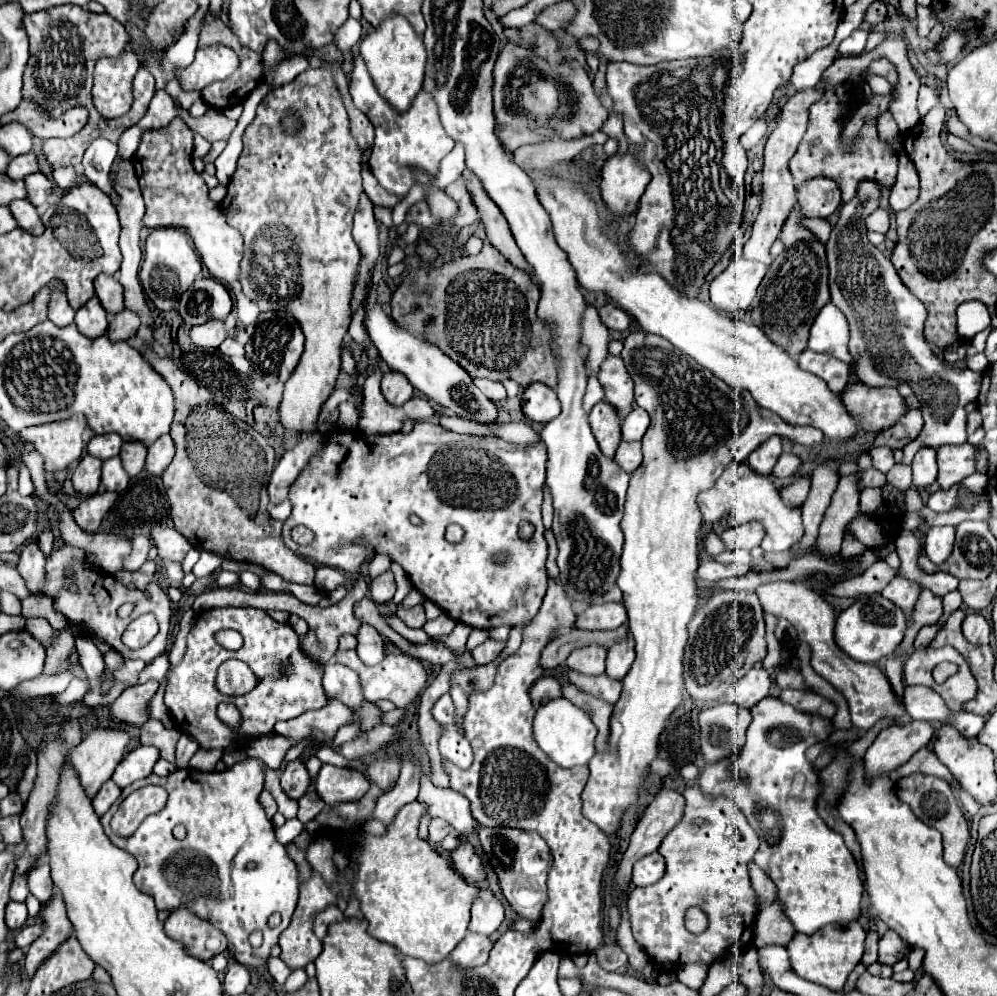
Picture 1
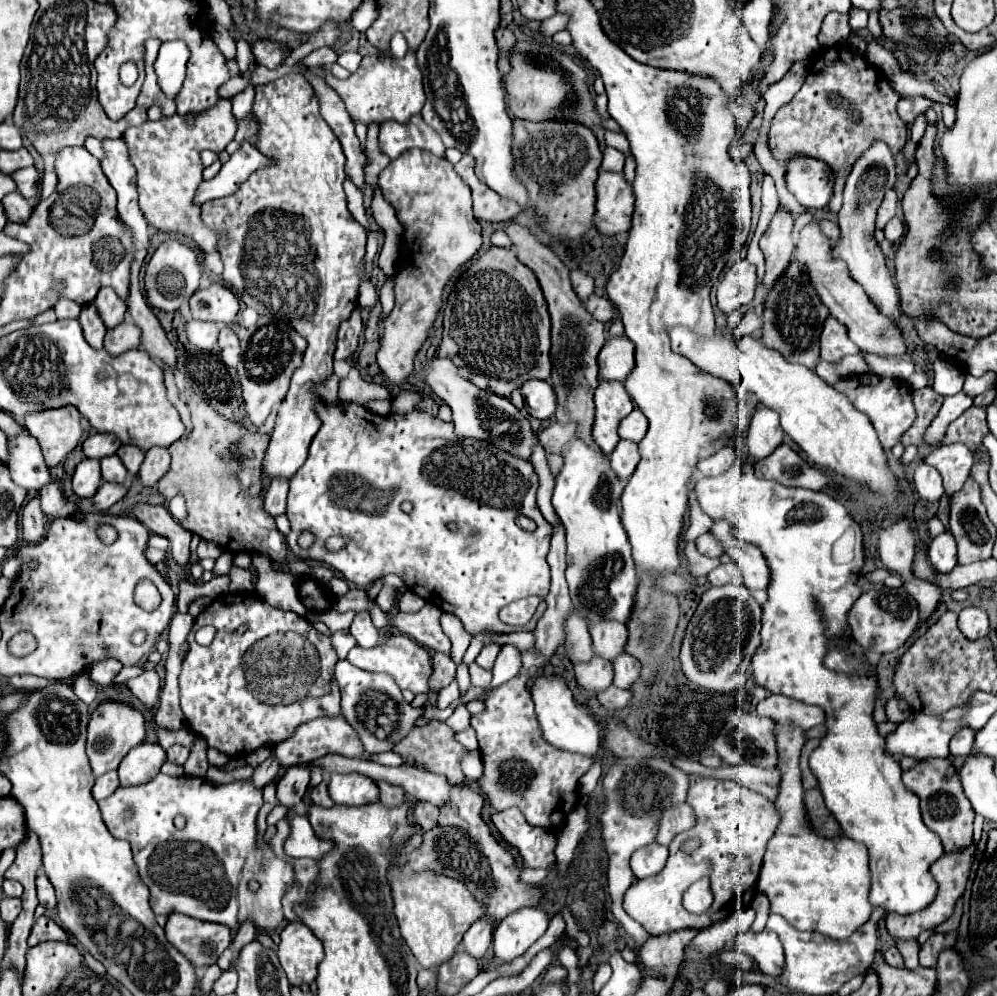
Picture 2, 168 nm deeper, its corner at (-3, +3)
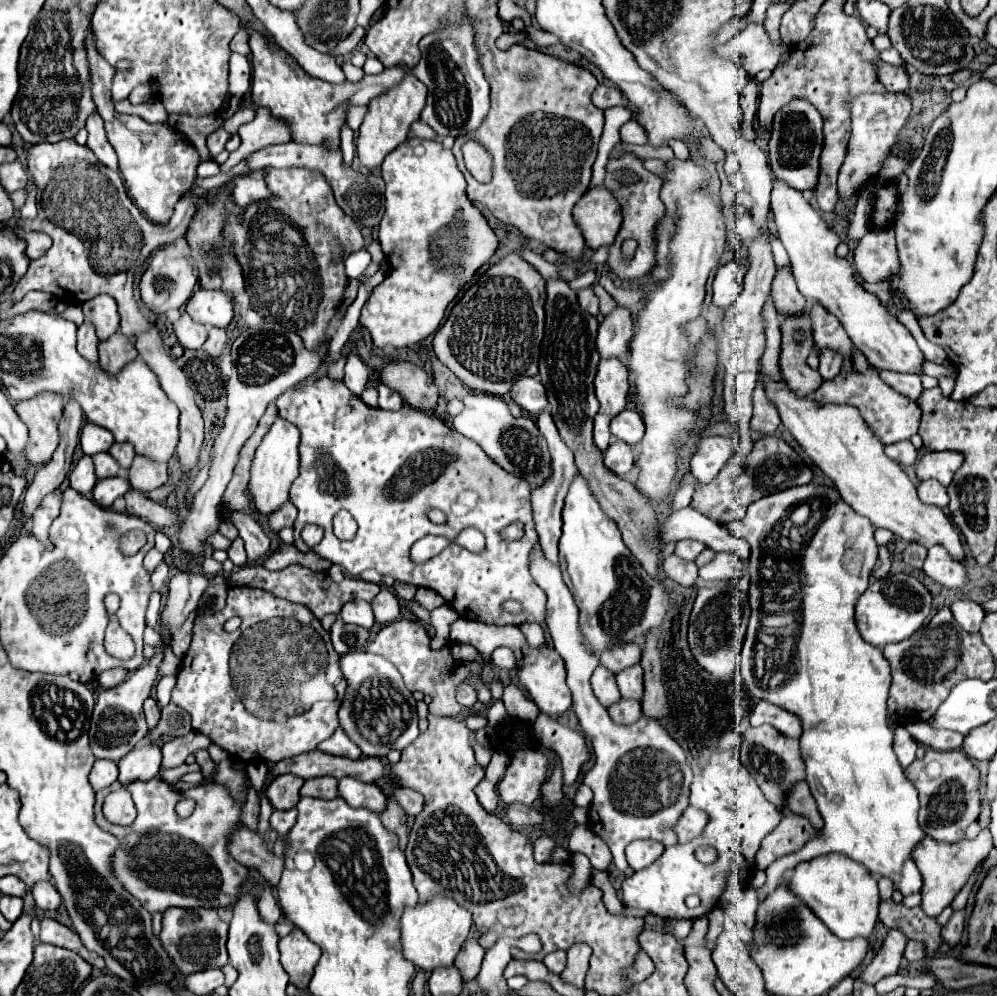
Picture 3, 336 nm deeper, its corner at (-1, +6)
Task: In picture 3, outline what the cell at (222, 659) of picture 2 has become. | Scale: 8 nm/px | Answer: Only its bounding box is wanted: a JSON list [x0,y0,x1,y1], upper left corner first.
[171,586,345,762]

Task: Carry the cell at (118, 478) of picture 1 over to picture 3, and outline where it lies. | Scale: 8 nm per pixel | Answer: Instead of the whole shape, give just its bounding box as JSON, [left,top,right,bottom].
[93,452,119,480]

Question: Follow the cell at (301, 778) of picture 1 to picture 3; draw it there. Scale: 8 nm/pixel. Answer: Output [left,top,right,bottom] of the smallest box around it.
[265,774,303,810]

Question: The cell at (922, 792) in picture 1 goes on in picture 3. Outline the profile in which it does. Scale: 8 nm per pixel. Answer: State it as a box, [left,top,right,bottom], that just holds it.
[905,748,981,842]

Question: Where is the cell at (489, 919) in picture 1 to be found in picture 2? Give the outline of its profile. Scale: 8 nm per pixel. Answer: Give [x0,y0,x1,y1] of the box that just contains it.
[461,919,493,961]

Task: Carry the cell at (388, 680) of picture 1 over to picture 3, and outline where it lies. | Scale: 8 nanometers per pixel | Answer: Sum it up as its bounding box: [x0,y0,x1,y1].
[365,620,483,716]

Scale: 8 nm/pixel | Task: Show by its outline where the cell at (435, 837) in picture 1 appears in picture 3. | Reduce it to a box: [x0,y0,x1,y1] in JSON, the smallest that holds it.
[393,788,425,816]

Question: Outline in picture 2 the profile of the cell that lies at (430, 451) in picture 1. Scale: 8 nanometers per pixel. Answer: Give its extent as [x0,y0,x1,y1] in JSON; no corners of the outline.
[287,401,553,635]

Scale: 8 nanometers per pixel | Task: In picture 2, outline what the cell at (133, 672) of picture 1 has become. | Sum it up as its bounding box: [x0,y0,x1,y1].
[125,671,161,709]

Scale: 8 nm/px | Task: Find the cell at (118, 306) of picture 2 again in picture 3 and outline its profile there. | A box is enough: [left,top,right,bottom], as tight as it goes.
[83,294,119,340]

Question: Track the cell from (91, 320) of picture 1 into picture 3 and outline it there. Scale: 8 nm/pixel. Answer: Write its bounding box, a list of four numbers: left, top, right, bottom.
[77,320,99,362]

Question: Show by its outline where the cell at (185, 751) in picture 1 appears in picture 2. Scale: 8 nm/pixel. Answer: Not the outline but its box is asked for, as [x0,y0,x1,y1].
[167,745,189,765]

